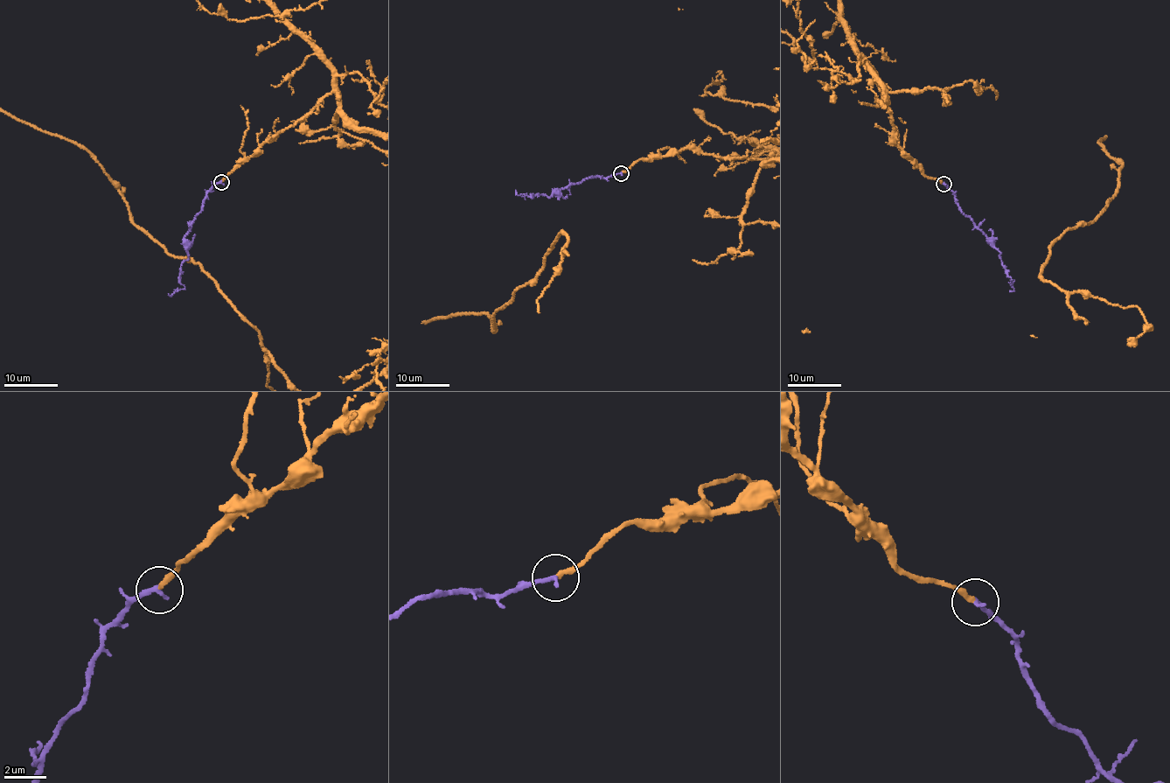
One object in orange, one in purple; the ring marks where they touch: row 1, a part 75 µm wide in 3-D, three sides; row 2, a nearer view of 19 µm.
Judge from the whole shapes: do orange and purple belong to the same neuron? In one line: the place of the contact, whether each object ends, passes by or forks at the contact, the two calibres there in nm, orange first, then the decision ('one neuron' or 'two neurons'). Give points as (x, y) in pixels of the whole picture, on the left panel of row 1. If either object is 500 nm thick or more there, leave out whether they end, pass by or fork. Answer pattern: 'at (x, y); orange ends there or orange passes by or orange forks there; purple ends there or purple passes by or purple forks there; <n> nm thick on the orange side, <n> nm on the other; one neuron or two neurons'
at (221, 182); orange ends there; purple ends there; 240 nm thick on the orange side, 240 nm on the other; one neuron

